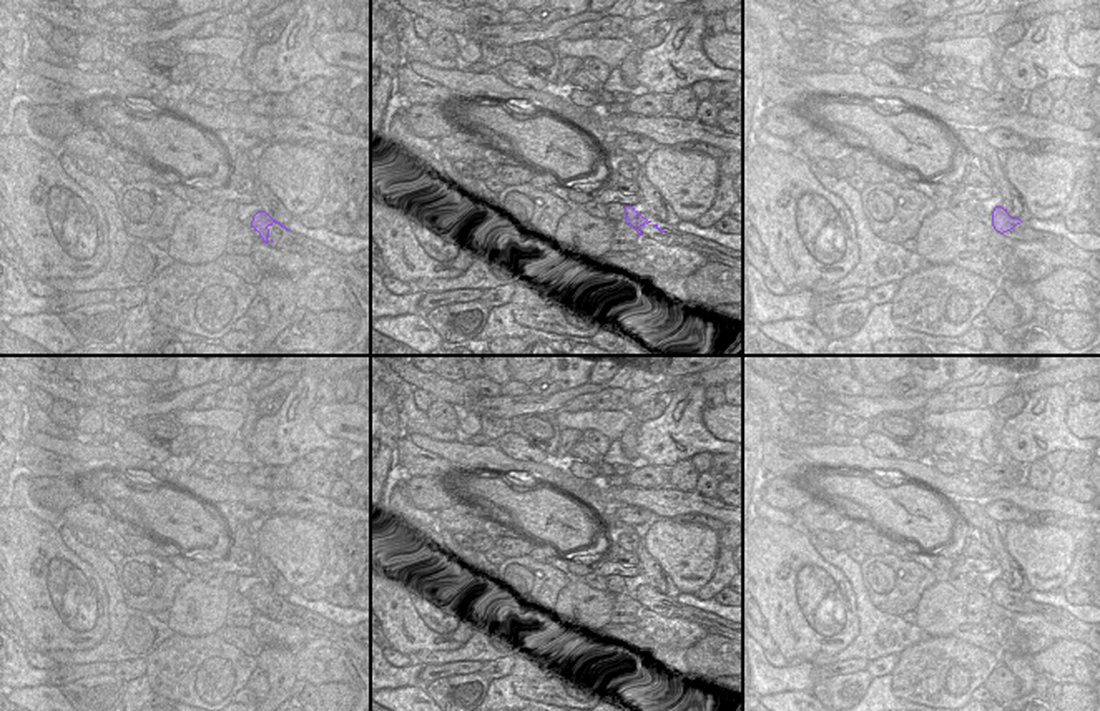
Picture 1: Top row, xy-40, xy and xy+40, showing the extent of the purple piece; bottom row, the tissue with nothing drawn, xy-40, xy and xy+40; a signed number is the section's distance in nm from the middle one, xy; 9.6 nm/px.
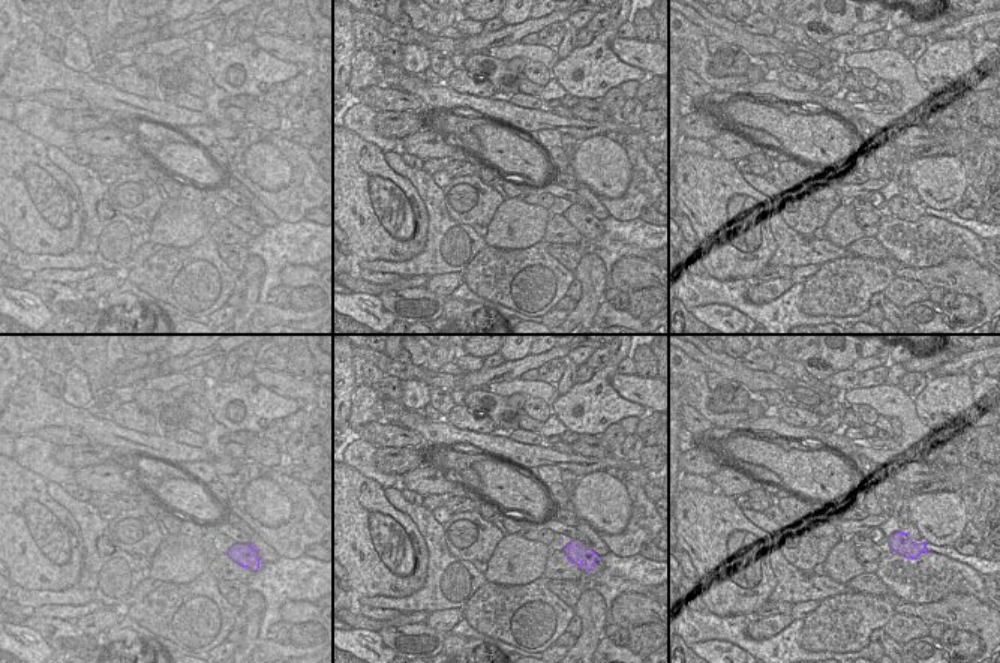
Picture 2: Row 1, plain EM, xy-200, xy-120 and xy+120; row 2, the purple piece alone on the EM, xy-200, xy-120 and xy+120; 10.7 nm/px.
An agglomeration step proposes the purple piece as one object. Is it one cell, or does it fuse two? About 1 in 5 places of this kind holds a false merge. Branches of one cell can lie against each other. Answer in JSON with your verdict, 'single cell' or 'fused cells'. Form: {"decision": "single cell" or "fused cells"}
{"decision": "single cell"}

